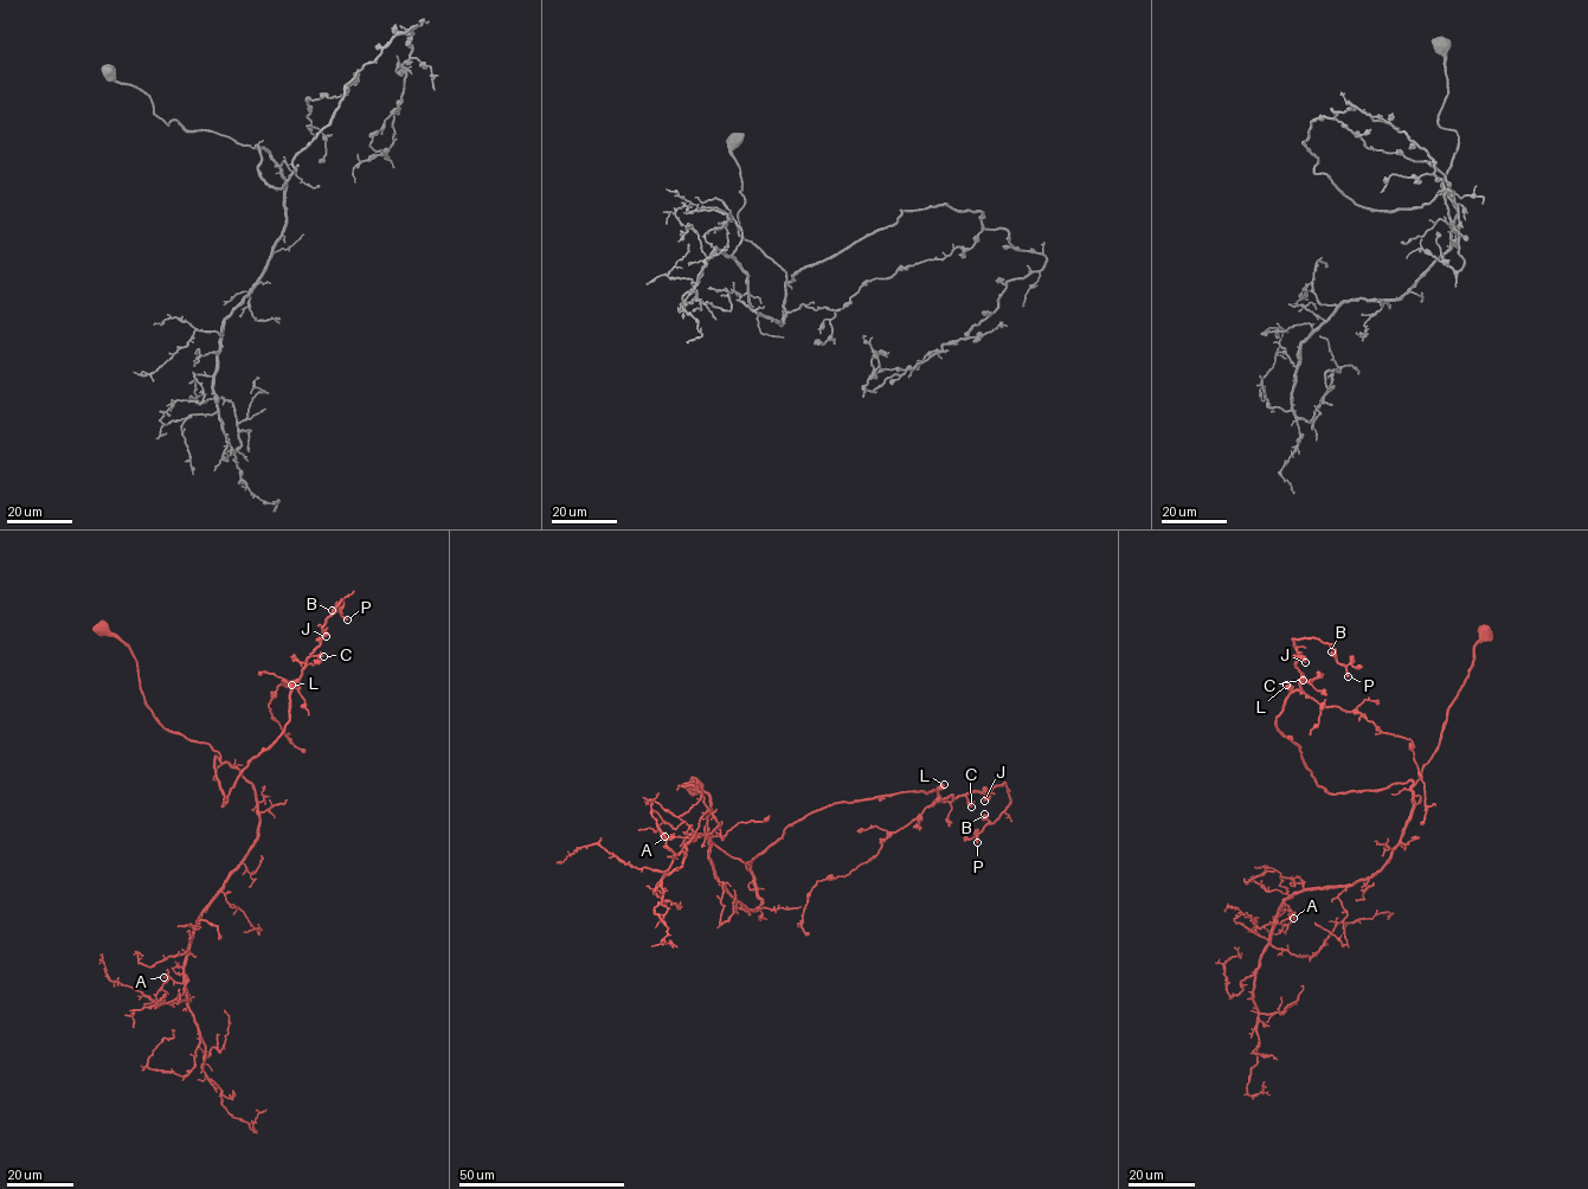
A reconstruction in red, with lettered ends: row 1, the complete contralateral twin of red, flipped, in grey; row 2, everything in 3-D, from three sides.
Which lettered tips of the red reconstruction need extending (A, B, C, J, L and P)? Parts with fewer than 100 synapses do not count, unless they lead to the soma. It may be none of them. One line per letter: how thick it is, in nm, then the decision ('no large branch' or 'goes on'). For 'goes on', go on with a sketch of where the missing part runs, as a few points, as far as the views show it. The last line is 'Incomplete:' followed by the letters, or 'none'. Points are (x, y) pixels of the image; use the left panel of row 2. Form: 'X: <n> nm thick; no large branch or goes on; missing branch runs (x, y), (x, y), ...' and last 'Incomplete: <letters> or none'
A: 170 nm thick; no large branch
B: 340 nm thick; no large branch
C: 480 nm thick; no large branch
J: 400 nm thick; no large branch
L: 650 nm thick; no large branch
P: 300 nm thick; goes on; missing branch runs (347, 619), (371, 629), (373, 660), (359, 666), (355, 734), (351, 738), (349, 733), (342, 747)
Incomplete: P

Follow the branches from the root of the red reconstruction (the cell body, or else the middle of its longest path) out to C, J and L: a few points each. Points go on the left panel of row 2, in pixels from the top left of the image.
C: (101, 629), (129, 648), (159, 724), (219, 754), (222, 805), (283, 731), (306, 660), (323, 656)
J: (101, 629), (129, 648), (159, 724), (219, 754), (222, 805), (283, 731), (294, 685), (326, 636)
L: (101, 629), (129, 648), (159, 724), (219, 754), (213, 765), (222, 805), (240, 770), (283, 731), (291, 685)

